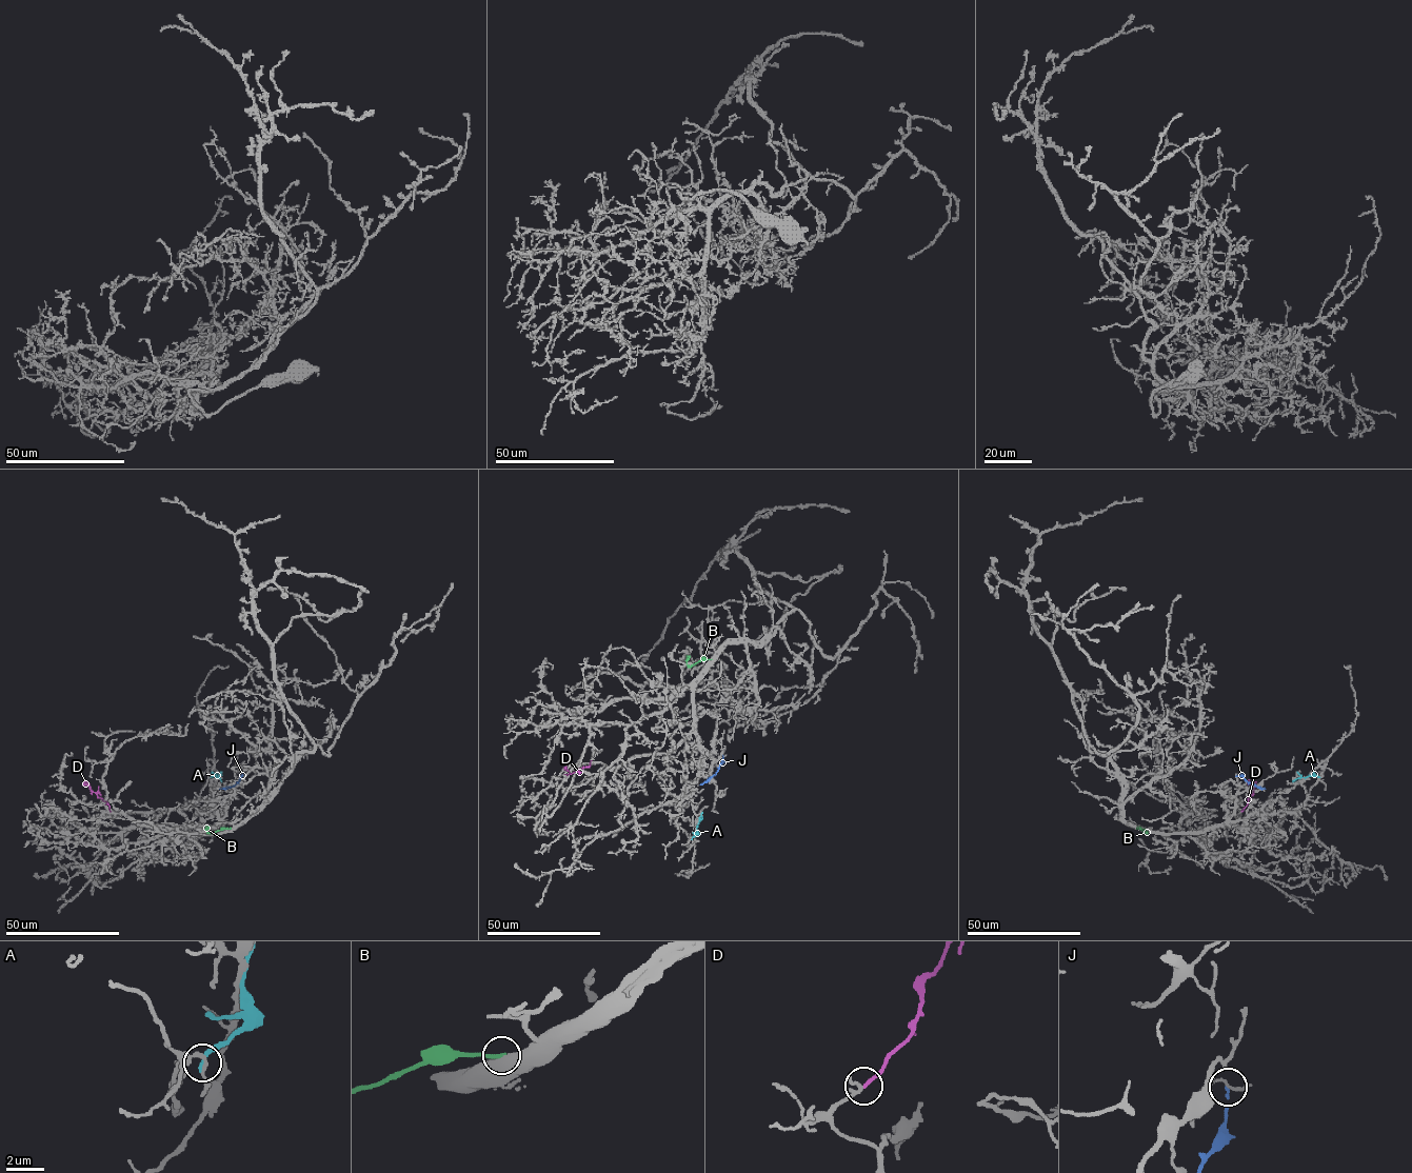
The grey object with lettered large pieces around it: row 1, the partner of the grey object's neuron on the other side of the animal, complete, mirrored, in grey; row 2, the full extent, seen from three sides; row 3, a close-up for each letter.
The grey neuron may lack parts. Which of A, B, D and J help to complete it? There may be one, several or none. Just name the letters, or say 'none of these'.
D

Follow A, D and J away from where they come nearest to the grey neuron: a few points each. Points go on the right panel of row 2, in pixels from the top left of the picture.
A: (1319, 777), (1308, 776), (1292, 781)
D: (1241, 811), (1254, 789), (1249, 779)
J: (1236, 776), (1266, 789)

